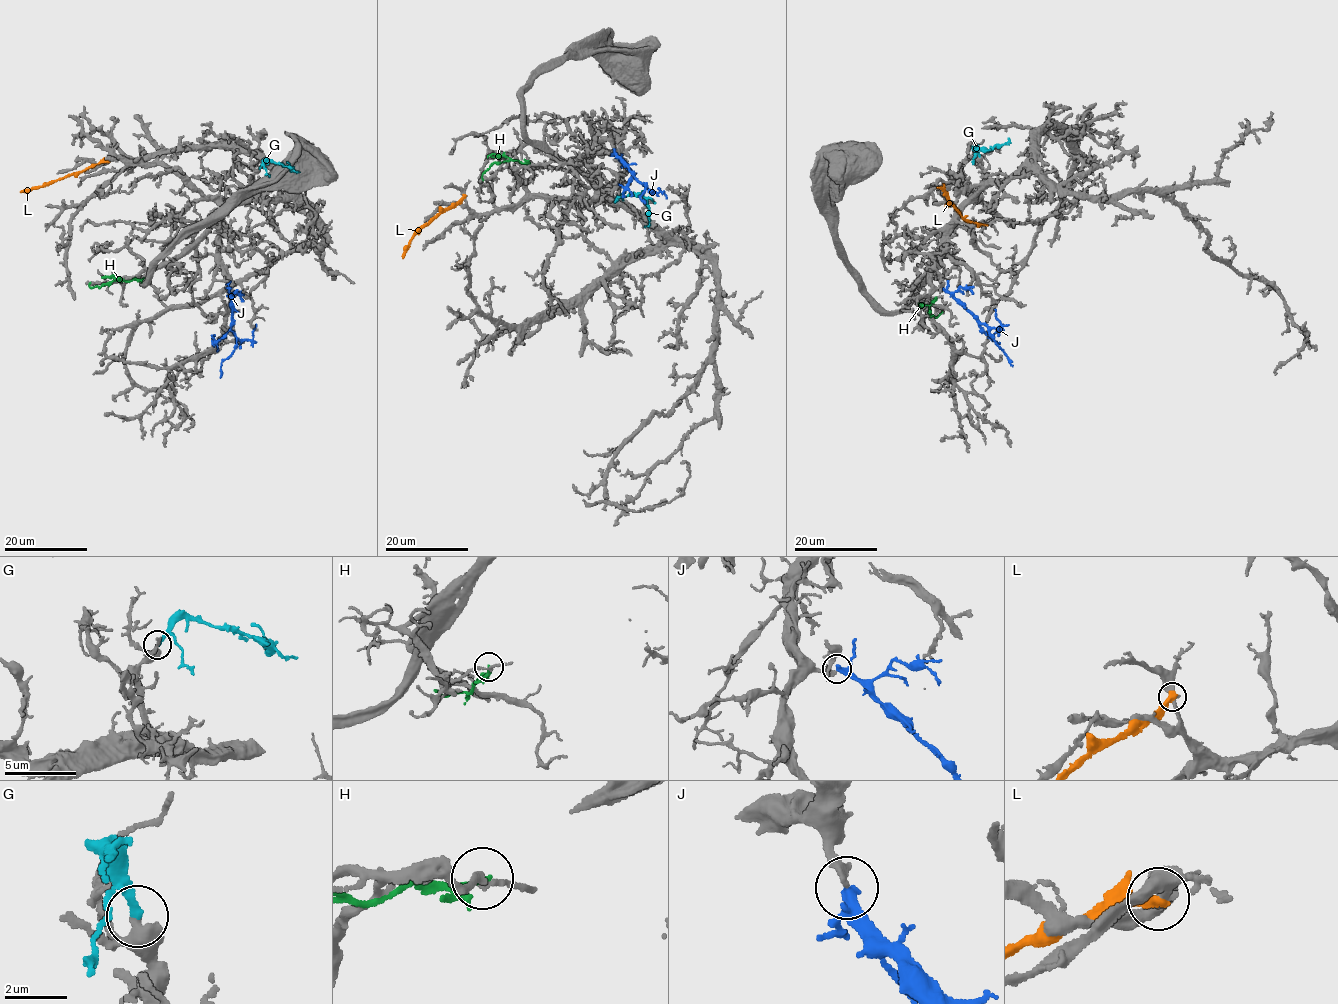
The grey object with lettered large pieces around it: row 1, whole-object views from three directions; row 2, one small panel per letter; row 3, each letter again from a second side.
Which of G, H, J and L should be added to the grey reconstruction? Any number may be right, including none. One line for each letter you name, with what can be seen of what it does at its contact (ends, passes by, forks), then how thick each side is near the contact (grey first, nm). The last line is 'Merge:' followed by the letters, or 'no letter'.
G: it ends | 380/240 nm
Merge: G

